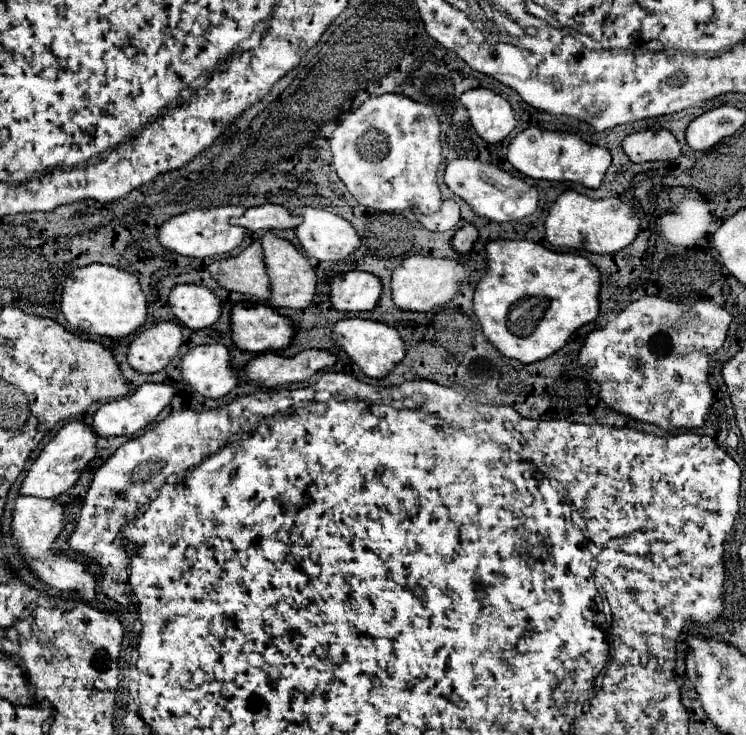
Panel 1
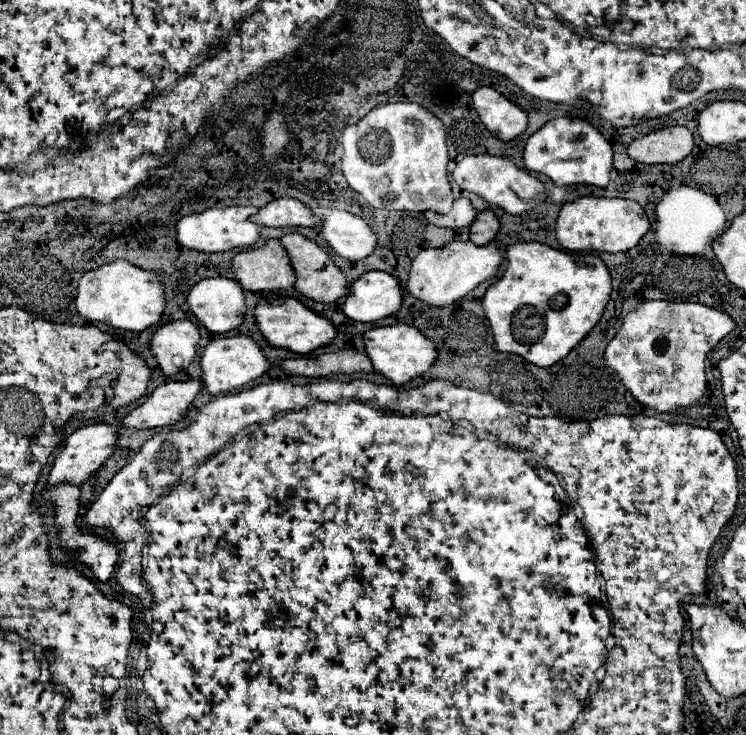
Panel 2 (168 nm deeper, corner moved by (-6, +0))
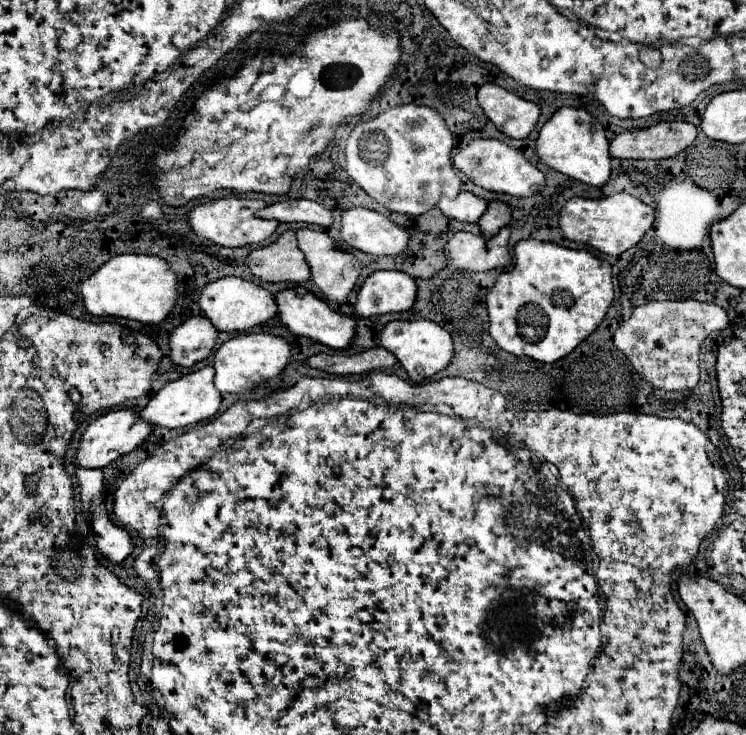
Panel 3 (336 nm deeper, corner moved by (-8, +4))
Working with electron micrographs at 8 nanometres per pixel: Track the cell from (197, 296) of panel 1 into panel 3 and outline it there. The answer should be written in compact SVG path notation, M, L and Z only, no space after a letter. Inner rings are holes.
M224 276L220 280L208 282L202 288L198 304L202 312L210 318L210 322L216 326L216 330L220 332L246 332L252 326L258 326L268 318L276 316L274 296L266 292L262 286L258 286L256 282L248 282L236 276Z

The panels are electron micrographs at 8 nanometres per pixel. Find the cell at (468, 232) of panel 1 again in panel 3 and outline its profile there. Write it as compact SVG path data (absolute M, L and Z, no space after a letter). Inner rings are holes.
M490 202L488 210L478 220L478 226L482 230L484 238L496 236L500 228L504 228L510 222L510 208L504 202Z

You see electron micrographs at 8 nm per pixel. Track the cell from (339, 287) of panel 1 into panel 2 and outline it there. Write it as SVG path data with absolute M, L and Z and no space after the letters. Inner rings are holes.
M366 272L352 282L352 294L344 300L344 314L356 322L376 322L398 314L402 286L388 272Z

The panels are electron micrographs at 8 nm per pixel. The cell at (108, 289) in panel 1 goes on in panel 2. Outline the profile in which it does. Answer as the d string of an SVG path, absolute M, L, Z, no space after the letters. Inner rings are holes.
M116 260L96 270L90 270L78 282L76 308L80 316L90 322L106 322L114 328L142 332L160 322L164 306L166 298L160 276L156 272L142 270L126 260Z

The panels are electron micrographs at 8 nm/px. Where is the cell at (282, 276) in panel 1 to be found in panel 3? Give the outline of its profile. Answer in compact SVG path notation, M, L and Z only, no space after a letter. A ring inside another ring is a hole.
M300 228L296 232L296 238L298 238L298 248L304 252L306 262L310 266L310 284L316 290L320 290L320 294L326 300L344 302L348 298L348 294L354 290L358 274L360 274L360 264L354 258L354 254L350 254L346 250L340 250L336 246L336 242L326 232L320 232L320 230Z

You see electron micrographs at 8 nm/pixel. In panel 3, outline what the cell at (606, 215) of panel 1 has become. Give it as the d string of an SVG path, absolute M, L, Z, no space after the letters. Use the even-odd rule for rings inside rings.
M624 192L598 200L570 198L560 210L560 230L564 238L578 244L588 244L610 256L620 256L628 248L636 246L644 236L644 232L650 230L652 222L654 222L654 208L644 204L636 196Z

